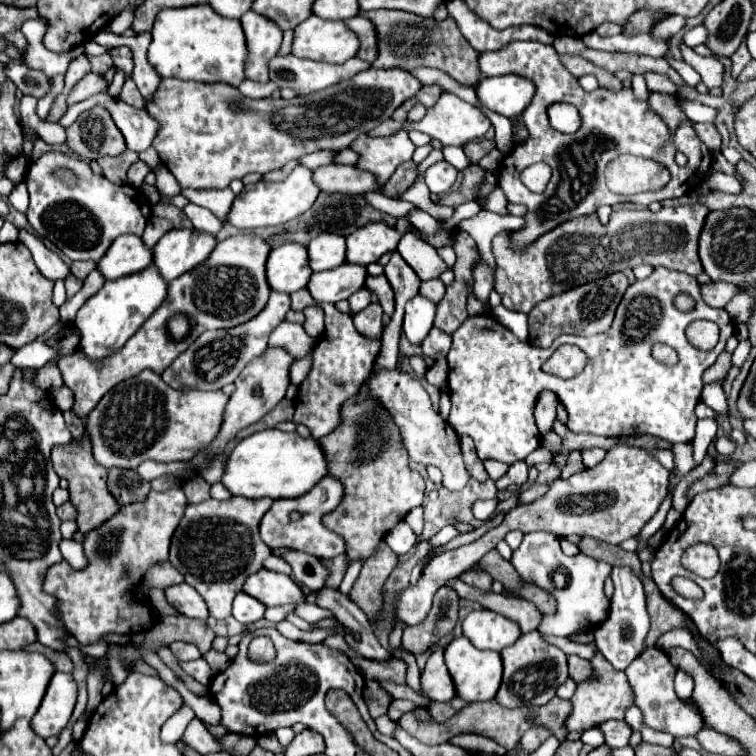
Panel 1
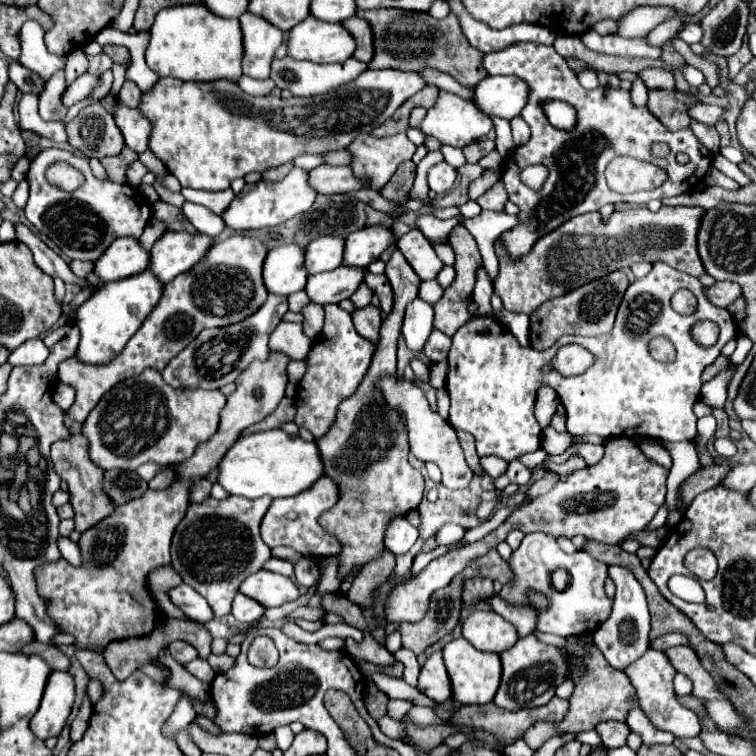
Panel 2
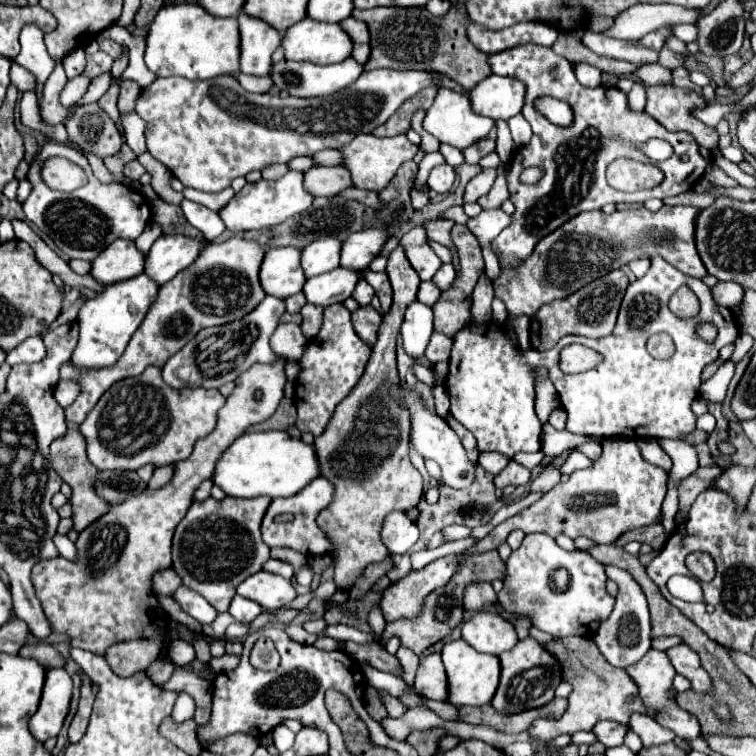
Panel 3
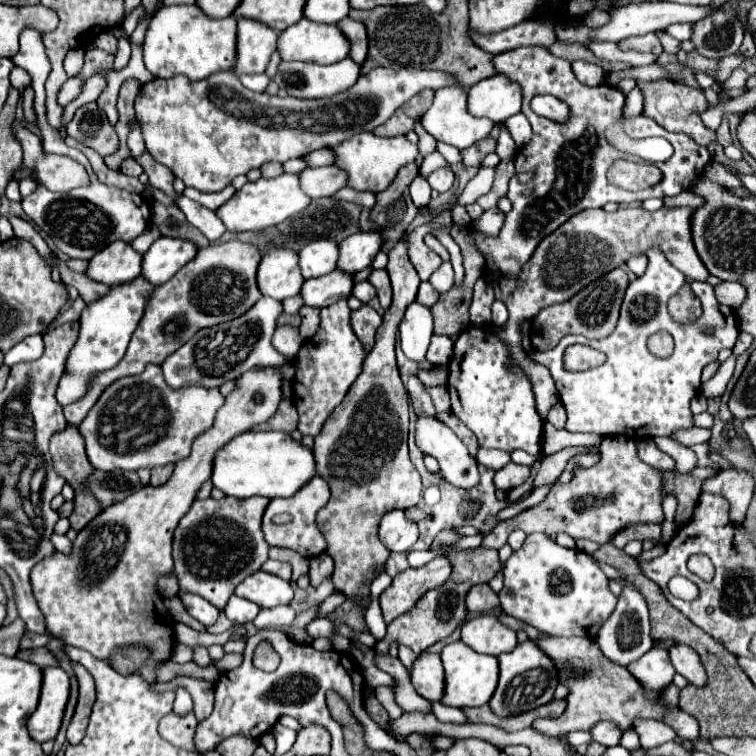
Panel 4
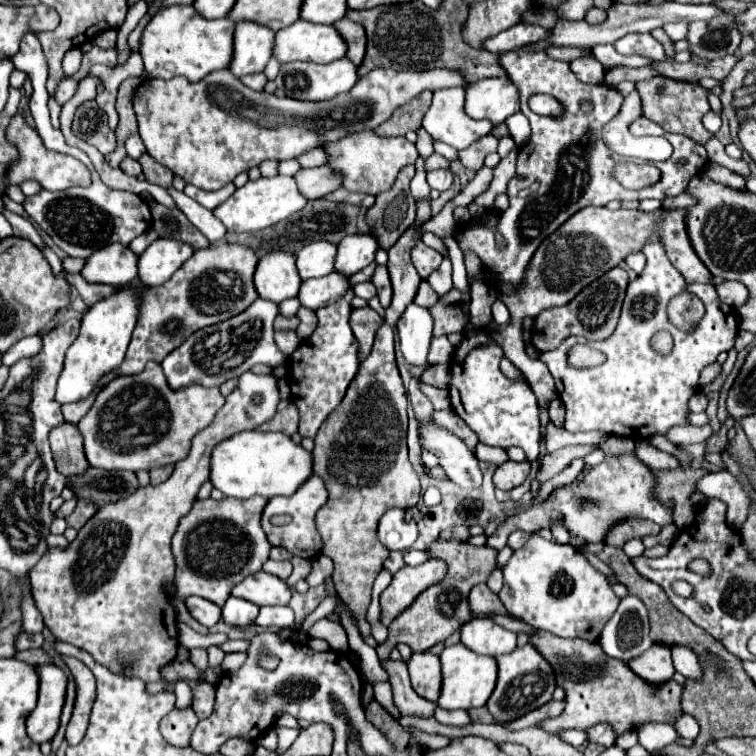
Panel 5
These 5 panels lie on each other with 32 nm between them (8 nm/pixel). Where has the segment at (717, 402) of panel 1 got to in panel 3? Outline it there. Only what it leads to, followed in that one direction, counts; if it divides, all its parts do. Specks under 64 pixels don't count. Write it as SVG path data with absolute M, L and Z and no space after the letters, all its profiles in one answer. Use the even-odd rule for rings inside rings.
M726 360L718 368L718 376L712 376L710 380L706 380L700 386L700 396L706 402L720 402L722 404L722 400L726 396L726 388L728 388L728 384L732 380L732 374L734 374L734 362L732 360Z

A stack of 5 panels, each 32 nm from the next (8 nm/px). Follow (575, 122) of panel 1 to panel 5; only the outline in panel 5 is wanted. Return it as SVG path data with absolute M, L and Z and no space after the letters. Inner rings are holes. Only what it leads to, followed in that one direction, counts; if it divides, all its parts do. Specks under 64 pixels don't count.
M534 94L530 96L530 110L544 116L558 116L562 114L562 106L548 94Z

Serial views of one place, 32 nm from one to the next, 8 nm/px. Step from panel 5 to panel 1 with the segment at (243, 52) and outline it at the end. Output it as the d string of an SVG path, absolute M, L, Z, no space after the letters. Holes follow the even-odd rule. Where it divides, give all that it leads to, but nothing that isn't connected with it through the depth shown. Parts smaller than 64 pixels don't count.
M246 12L240 18L246 46L248 46L248 58L246 58L246 78L266 82L269 76L268 62L276 56L276 50L282 44L282 30L276 28L268 18L256 16L256 12Z

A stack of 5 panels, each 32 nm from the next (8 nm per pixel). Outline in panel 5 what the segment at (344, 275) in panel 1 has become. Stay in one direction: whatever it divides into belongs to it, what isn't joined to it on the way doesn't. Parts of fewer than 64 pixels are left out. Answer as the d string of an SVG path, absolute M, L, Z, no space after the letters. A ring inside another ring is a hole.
M334 272L322 278L312 278L302 282L300 292L298 292L298 300L304 308L310 310L318 310L324 304L332 304L336 302L340 296L344 296L344 292L348 290L348 280L346 276L336 276Z

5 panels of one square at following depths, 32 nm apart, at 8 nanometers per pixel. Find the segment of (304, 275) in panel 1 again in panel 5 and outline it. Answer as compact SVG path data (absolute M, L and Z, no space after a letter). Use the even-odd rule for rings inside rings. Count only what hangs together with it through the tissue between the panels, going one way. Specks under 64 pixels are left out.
M270 252L260 258L254 272L254 288L262 300L280 304L296 296L302 280L294 262L294 256L288 256L288 252Z

